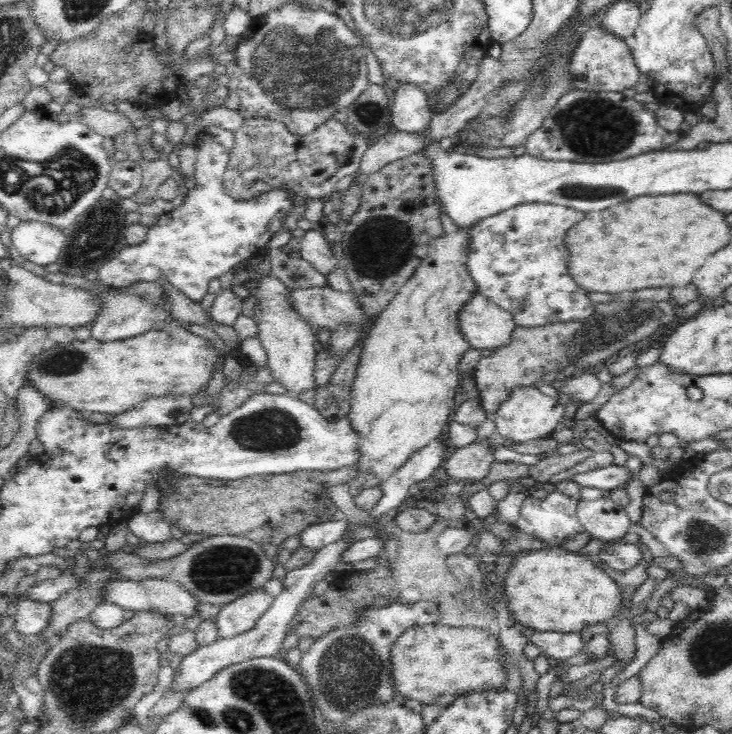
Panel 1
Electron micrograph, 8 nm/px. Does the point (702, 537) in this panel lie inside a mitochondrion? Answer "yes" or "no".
yes

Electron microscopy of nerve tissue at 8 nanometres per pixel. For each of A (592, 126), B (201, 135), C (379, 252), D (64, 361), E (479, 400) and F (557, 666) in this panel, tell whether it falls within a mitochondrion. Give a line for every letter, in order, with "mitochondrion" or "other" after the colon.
A: mitochondrion
B: other
C: mitochondrion
D: mitochondrion
E: other
F: other

